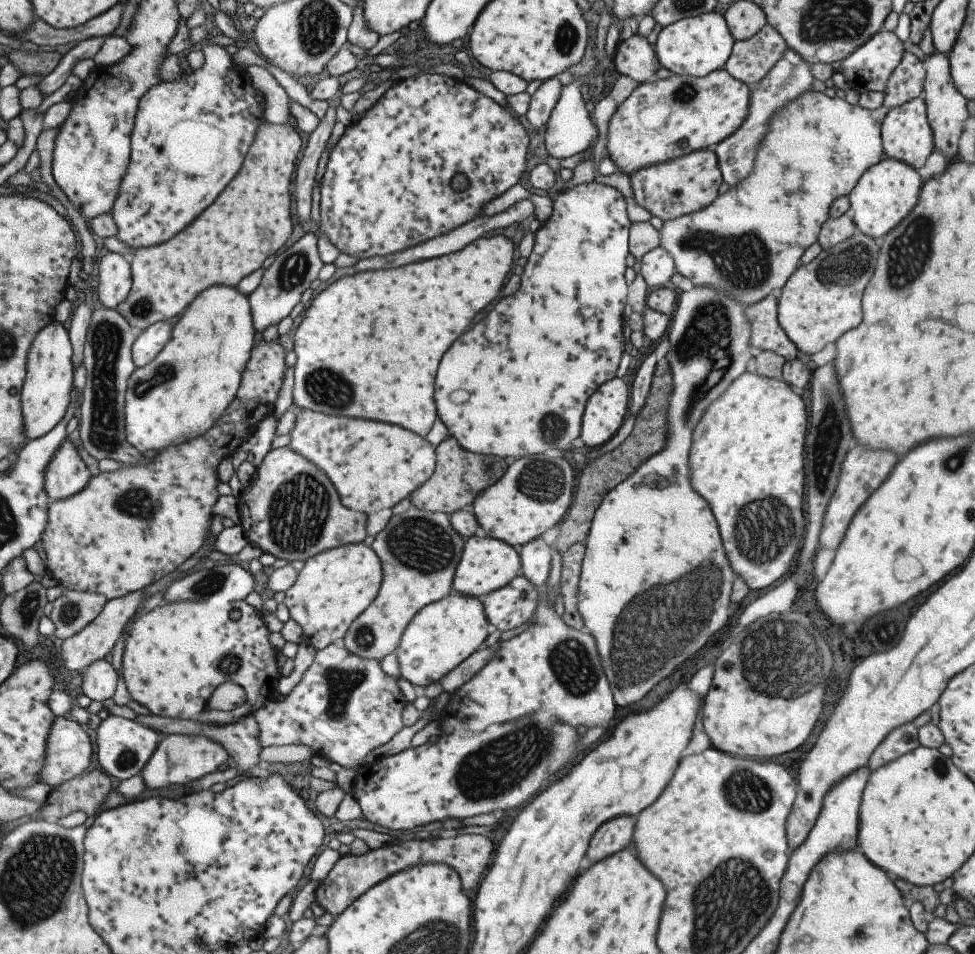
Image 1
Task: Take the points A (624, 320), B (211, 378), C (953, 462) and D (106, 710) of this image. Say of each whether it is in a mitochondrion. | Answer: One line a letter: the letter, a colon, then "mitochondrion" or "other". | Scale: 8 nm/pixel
A: other
B: other
C: mitochondrion
D: other

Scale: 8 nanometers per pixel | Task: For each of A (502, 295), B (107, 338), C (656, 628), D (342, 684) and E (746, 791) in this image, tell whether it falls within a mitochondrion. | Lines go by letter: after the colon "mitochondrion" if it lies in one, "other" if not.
A: other
B: mitochondrion
C: mitochondrion
D: mitochondrion
E: mitochondrion

